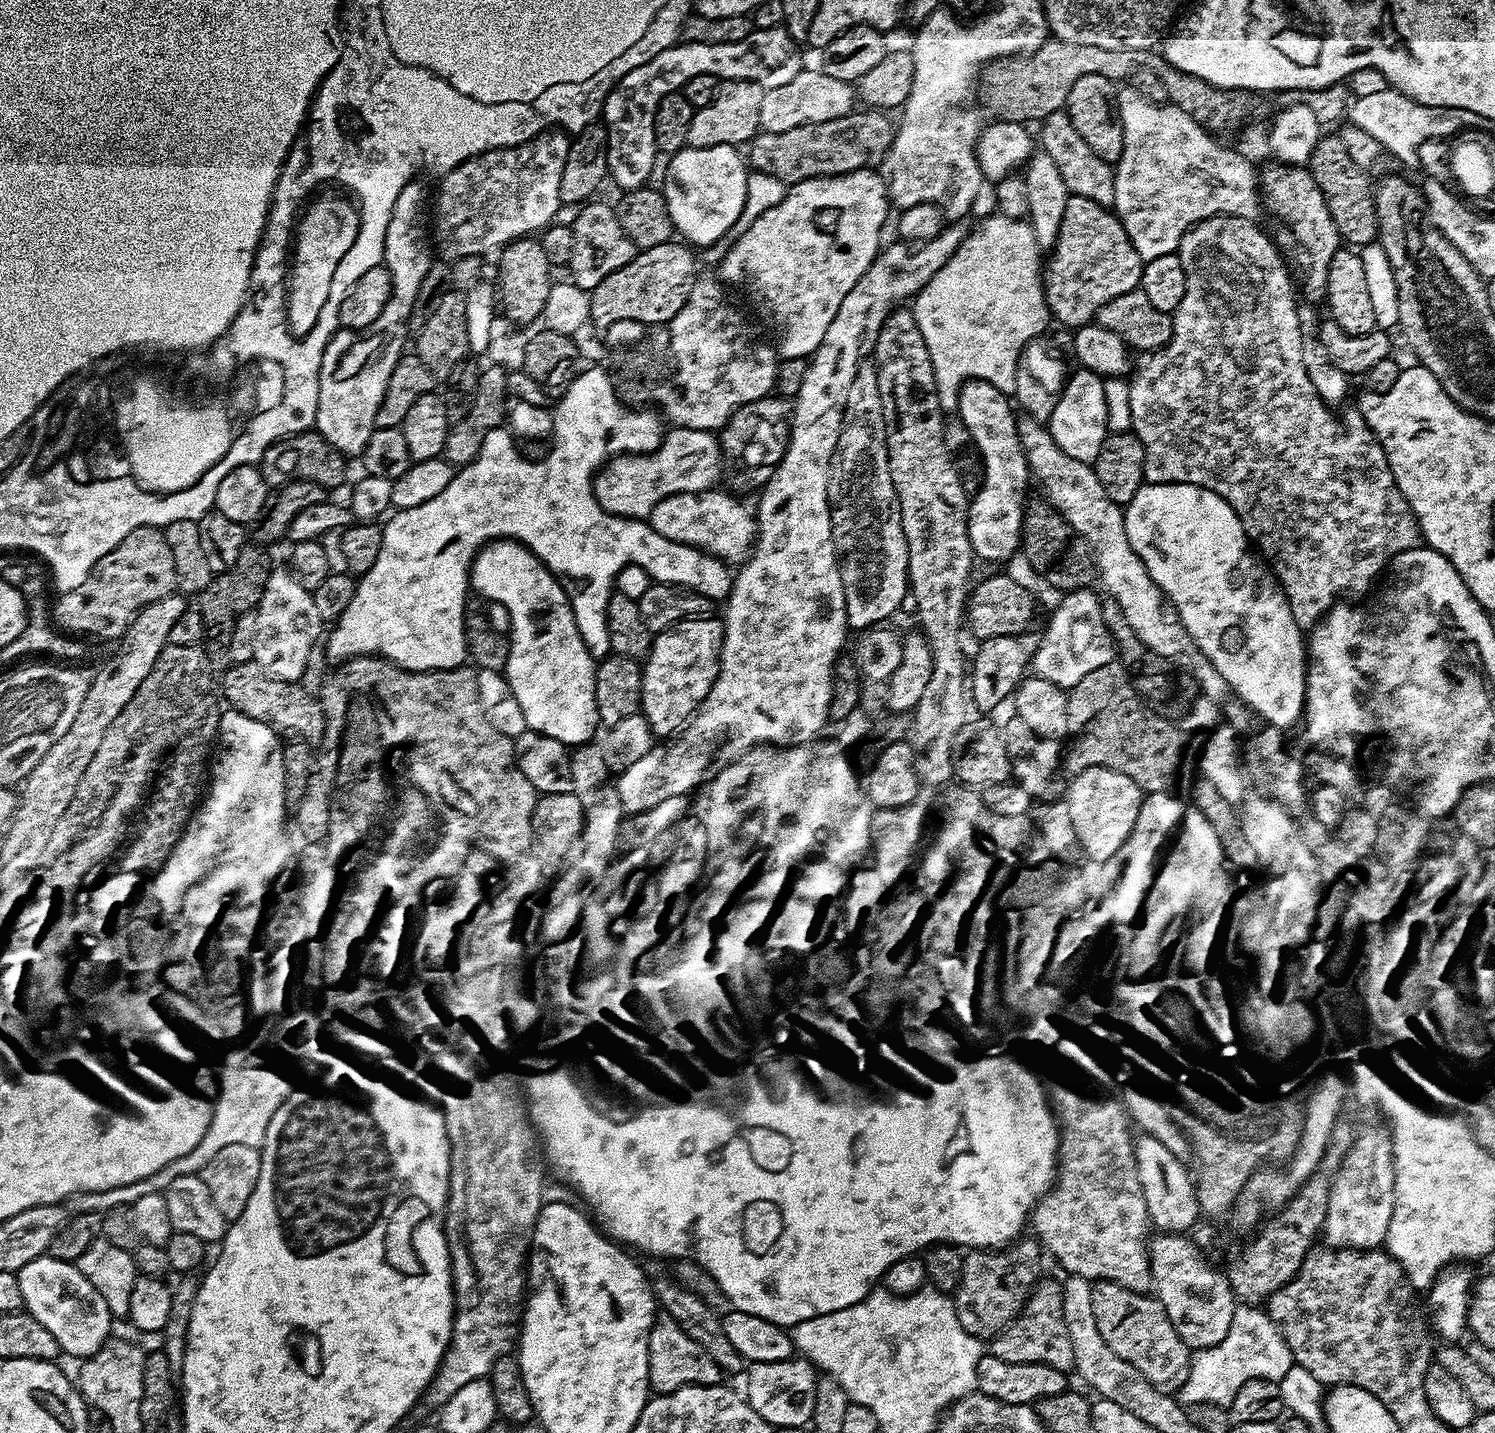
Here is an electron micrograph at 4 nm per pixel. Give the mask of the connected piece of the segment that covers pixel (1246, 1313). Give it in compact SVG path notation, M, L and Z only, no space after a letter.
M1240 1302L1234 1310L1226 1338L1218 1346L1197 1349L1191 1355L1176 1396L1184 1406L1194 1402L1214 1402L1228 1407L1246 1382L1264 1379L1279 1383L1293 1363L1292 1351L1267 1313L1261 1307Z

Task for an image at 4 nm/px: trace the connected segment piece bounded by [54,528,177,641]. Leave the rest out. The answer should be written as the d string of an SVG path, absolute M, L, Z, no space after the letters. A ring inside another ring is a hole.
M139 528L92 567L92 573L82 586L72 586L60 592L60 601L54 604L54 620L61 629L69 628L64 629L69 633L85 632L88 636L115 641L124 635L128 623L147 604L173 595L176 587L174 554L170 552L163 531Z

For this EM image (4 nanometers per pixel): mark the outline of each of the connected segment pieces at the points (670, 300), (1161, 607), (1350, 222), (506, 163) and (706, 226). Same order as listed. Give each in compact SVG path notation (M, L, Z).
M669 242L650 246L637 251L626 266L614 270L598 285L591 289L591 323L601 330L607 330L620 322L638 322L667 325L684 308L690 298L690 290L698 278L693 249L687 243Z
M1026 416L1017 421L1020 445L1023 446L1029 471L1040 478L1046 490L1047 501L1059 511L1065 520L1089 542L1100 584L1103 584L1109 599L1115 601L1134 630L1136 636L1150 651L1163 660L1169 660L1181 671L1188 673L1195 681L1197 689L1208 701L1220 709L1221 717L1237 734L1244 734L1250 728L1251 711L1237 698L1226 682L1190 634L1177 614L1167 604L1160 587L1150 578L1145 564L1130 546L1126 537L1124 514L1121 505L1113 502L1103 489L1095 469L1078 461L1060 450L1049 429L1041 422Z
M1324 134L1314 146L1306 167L1311 172L1314 182L1318 182L1318 190L1322 190L1322 198L1326 198L1326 210L1330 210L1330 218L1334 218L1334 226L1338 230L1341 241L1348 246L1371 244L1378 236L1378 214L1376 213L1376 197L1374 184L1369 173L1358 170L1357 164L1350 158L1346 145L1338 134Z
M549 130L540 132L533 140L527 140L525 144L519 144L513 148L495 148L489 152L484 152L480 156L472 156L466 162L462 162L454 170L443 173L439 177L440 189L434 194L434 211L430 216L430 236L434 241L434 252L439 259L449 262L456 261L460 258L466 258L467 255L476 255L483 257L484 252L495 253L497 250L510 243L512 240L519 240L527 237L529 234L539 233L548 227L557 219L556 211L562 208L560 202L560 191L562 190L562 166L566 166L566 154L568 153L568 145L570 143L569 133L563 130Z
M723 144L722 146L702 146L701 148L689 148L687 146L678 152L671 153L668 169L664 172L664 184L662 191L666 198L666 206L670 210L673 229L680 232L689 245L712 244L715 240L724 240L729 230L736 223L738 216L746 202L747 180L750 173L749 165L740 157L741 149L735 144Z

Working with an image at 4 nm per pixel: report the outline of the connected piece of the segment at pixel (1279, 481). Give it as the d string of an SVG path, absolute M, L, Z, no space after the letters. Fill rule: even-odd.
M1211 216L1201 224L1192 225L1180 239L1178 255L1182 270L1186 270L1186 294L1182 294L1182 302L1178 302L1176 311L1171 313L1171 338L1161 348L1154 352L1145 352L1139 357L1140 361L1135 361L1128 384L1131 431L1136 433L1144 447L1144 478L1147 483L1193 484L1218 494L1233 508L1255 551L1270 565L1272 575L1286 594L1290 610L1294 614L1294 622L1301 630L1311 630L1324 619L1337 601L1347 597L1344 596L1347 592L1366 591L1371 586L1372 579L1383 568L1385 571L1391 565L1392 559L1417 547L1422 537L1420 527L1416 525L1416 516L1410 510L1402 490L1398 490L1386 454L1378 438L1364 421L1363 414L1358 410L1346 413L1343 428L1332 413L1335 411L1314 390L1310 374L1306 374L1306 362L1302 362L1304 335L1300 329L1298 301L1296 292L1292 289L1292 276L1288 273L1279 250L1258 225L1256 220L1247 220L1241 216Z

